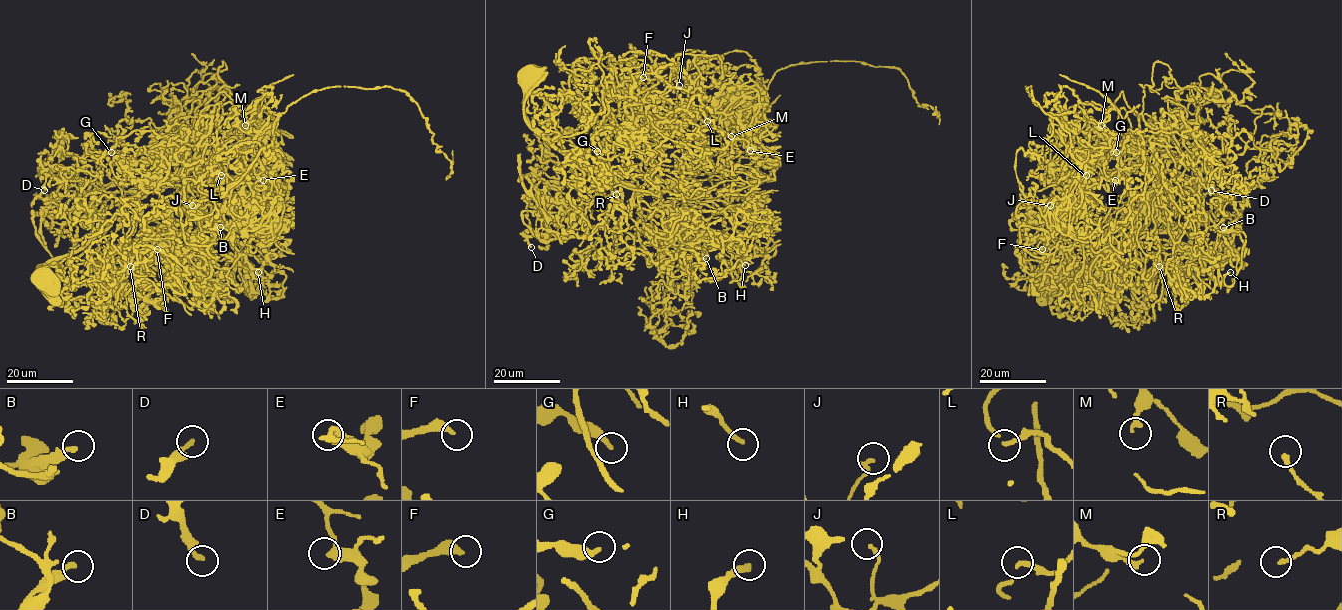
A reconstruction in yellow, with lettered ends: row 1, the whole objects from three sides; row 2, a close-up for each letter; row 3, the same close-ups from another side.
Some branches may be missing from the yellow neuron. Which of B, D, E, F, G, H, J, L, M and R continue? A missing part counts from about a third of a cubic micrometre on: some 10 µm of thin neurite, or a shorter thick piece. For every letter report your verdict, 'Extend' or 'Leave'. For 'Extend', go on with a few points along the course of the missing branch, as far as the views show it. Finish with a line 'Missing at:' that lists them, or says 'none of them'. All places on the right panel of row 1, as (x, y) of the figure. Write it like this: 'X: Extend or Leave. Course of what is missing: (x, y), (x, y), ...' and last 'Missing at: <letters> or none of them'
B: Extend
D: Leave
E: Leave
F: Leave
G: Leave
H: Extend
J: Leave
L: Leave
M: Leave
R: Leave
Missing at: B, H

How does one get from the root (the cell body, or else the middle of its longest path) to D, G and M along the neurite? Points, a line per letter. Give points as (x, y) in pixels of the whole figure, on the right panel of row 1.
D: (1037, 277), (1116, 252), (1152, 175), (1150, 218), (1173, 214), (1182, 191), (1205, 217), (1199, 198), (1211, 190)
G: (1037, 277), (1128, 240), (1156, 176), (1139, 140), (1127, 146), (1143, 166), (1104, 172), (1097, 159), (1116, 152)
M: (1037, 277), (1080, 271), (1116, 252), (1156, 186), (1136, 112), (1121, 121), (1112, 108), (1101, 125)

